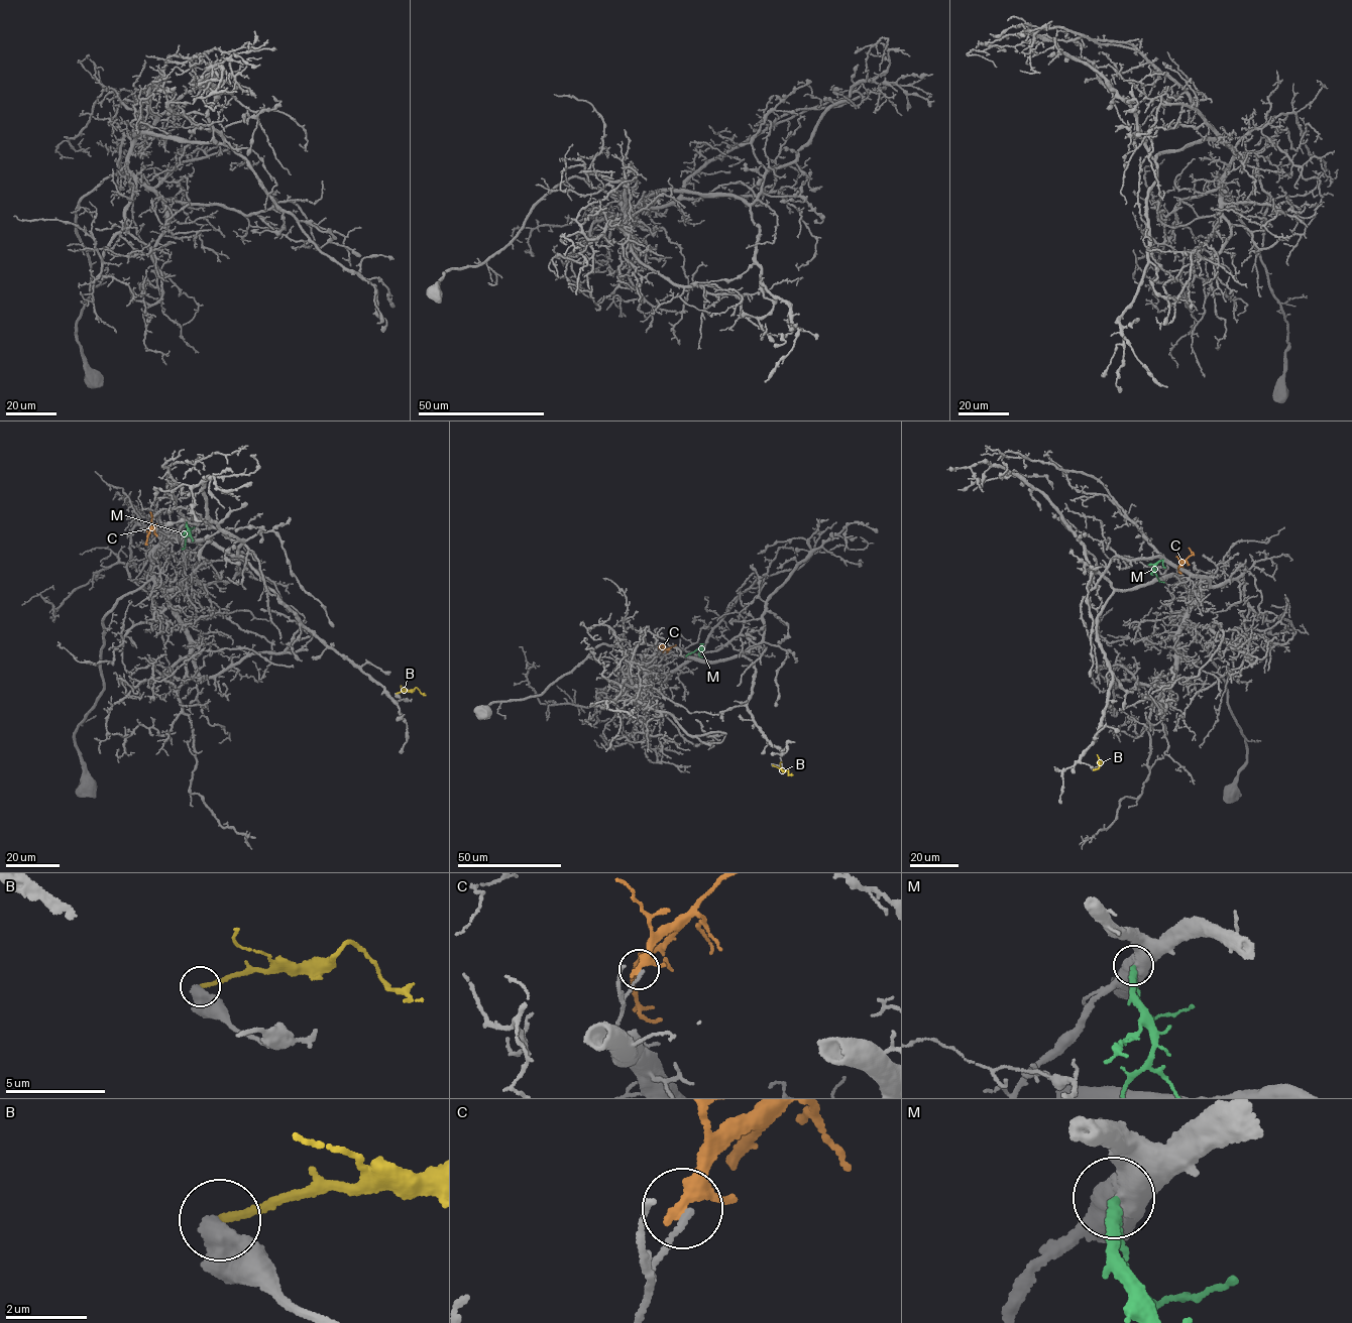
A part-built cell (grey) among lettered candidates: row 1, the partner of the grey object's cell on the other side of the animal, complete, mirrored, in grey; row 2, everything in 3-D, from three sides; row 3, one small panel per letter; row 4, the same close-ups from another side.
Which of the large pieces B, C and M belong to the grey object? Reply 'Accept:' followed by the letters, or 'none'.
Accept: M

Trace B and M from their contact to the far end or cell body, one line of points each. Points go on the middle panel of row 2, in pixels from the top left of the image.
B: (772, 764), (793, 775)
M: (700, 651), (702, 648), (685, 656)

